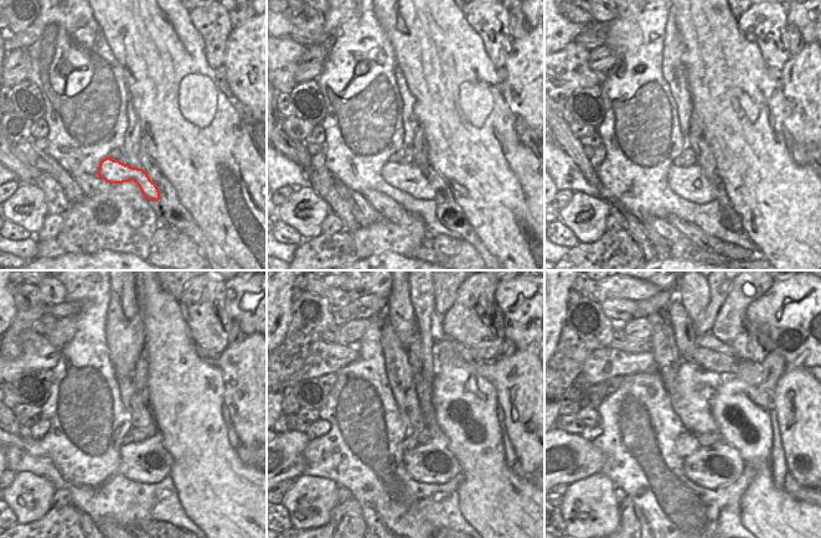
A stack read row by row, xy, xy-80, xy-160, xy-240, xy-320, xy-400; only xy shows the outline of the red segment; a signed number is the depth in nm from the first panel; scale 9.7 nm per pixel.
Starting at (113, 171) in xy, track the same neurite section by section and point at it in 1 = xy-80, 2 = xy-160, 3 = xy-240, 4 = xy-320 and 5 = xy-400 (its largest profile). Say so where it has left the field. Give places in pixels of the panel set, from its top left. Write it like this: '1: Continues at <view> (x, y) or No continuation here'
1: Continues at xy-80 (409, 179)
2: Continues at xy-160 (690, 184)
3: Continues at xy-240 (148, 461)
4: Continues at xy-320 (432, 464)
5: Continues at xy-400 (719, 465).

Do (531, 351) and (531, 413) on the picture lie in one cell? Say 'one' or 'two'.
one

